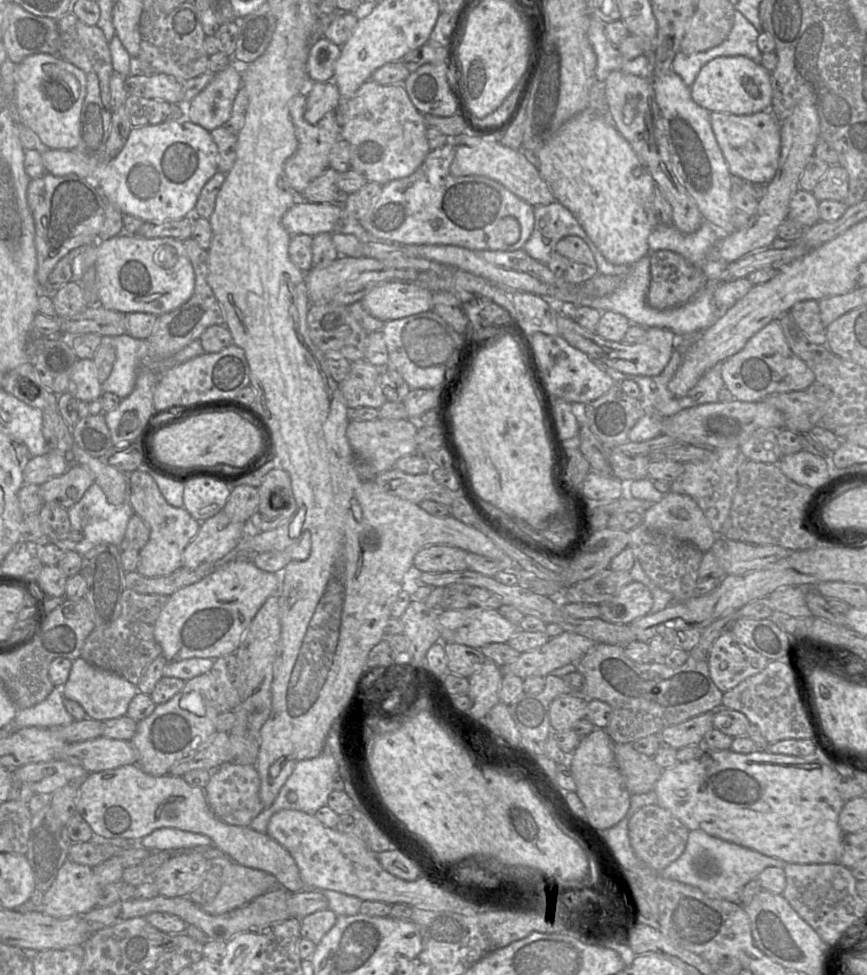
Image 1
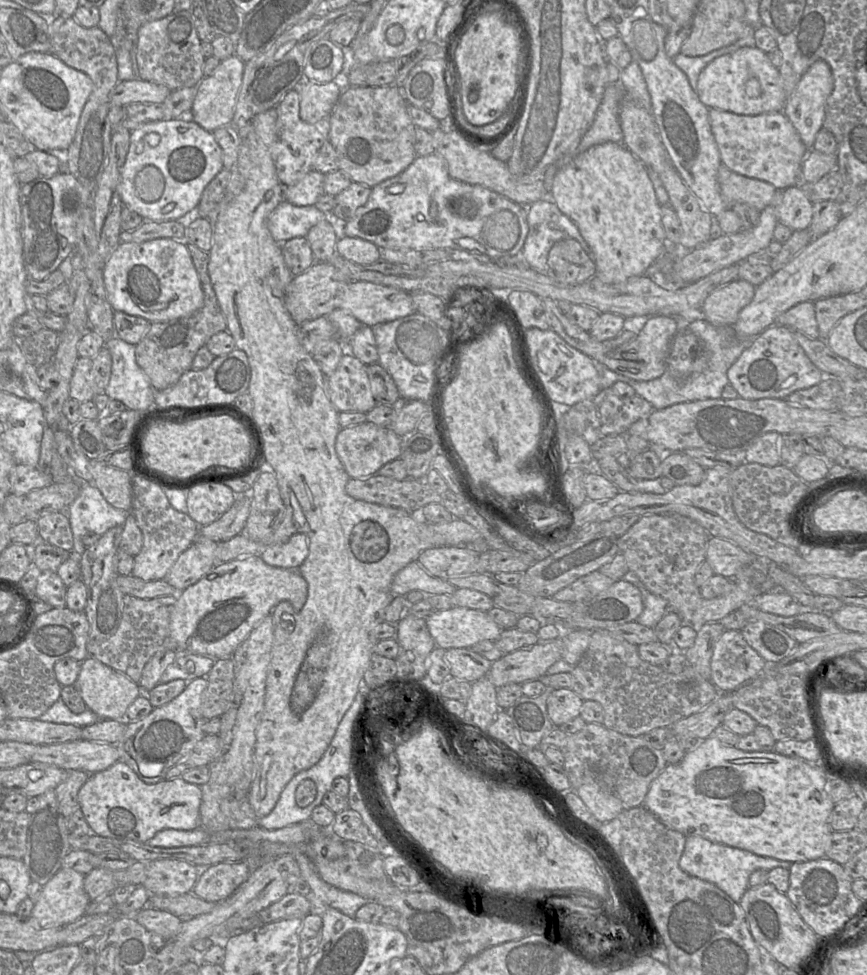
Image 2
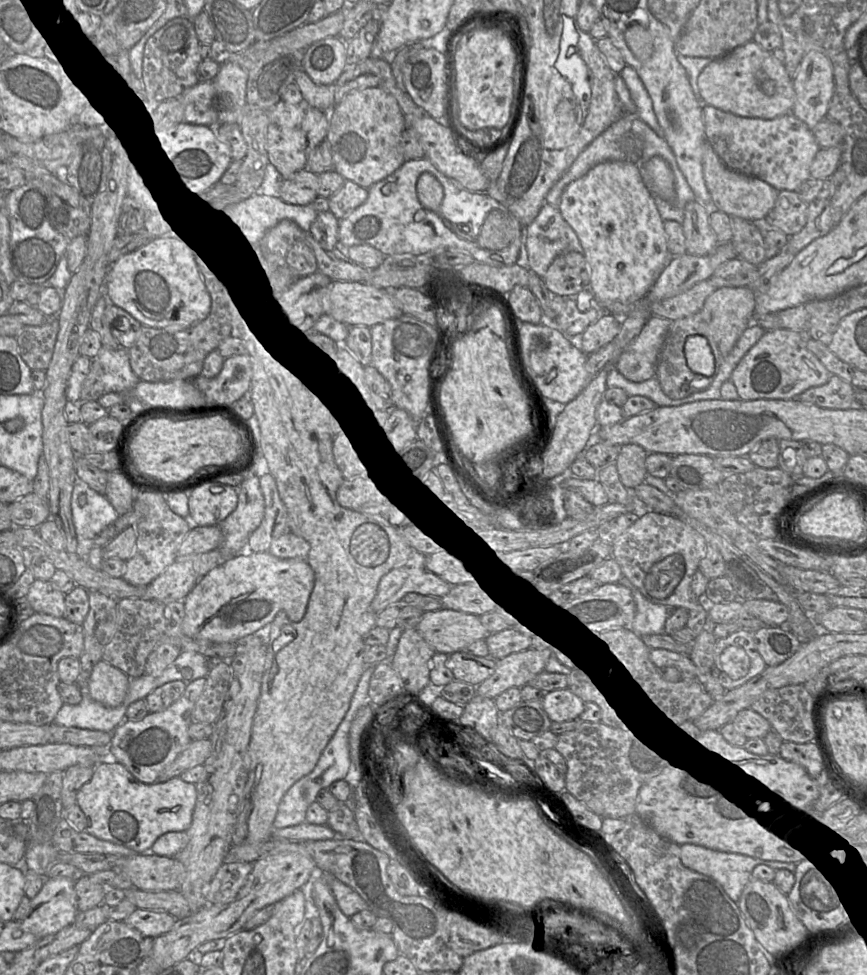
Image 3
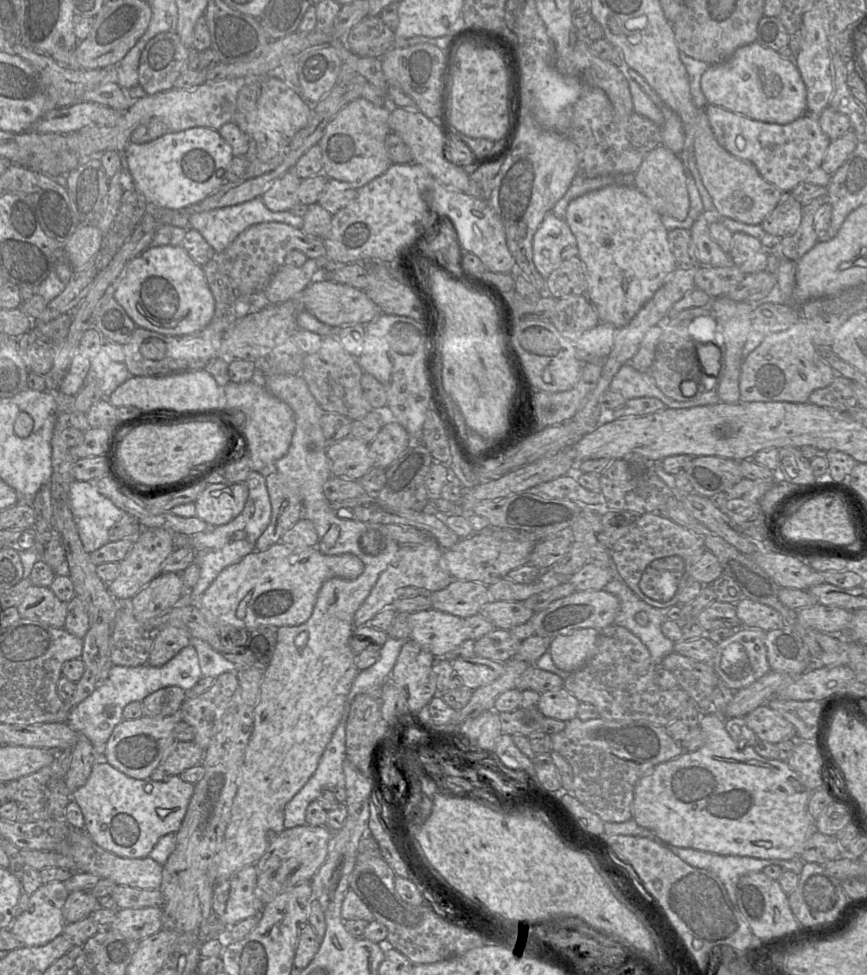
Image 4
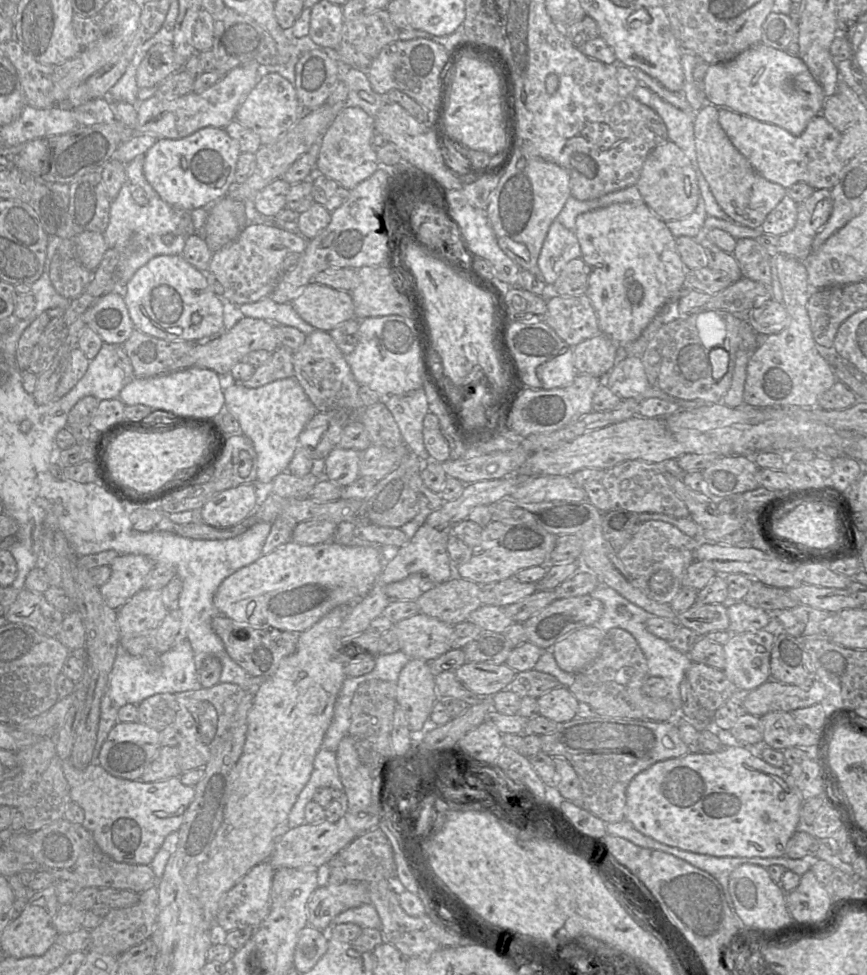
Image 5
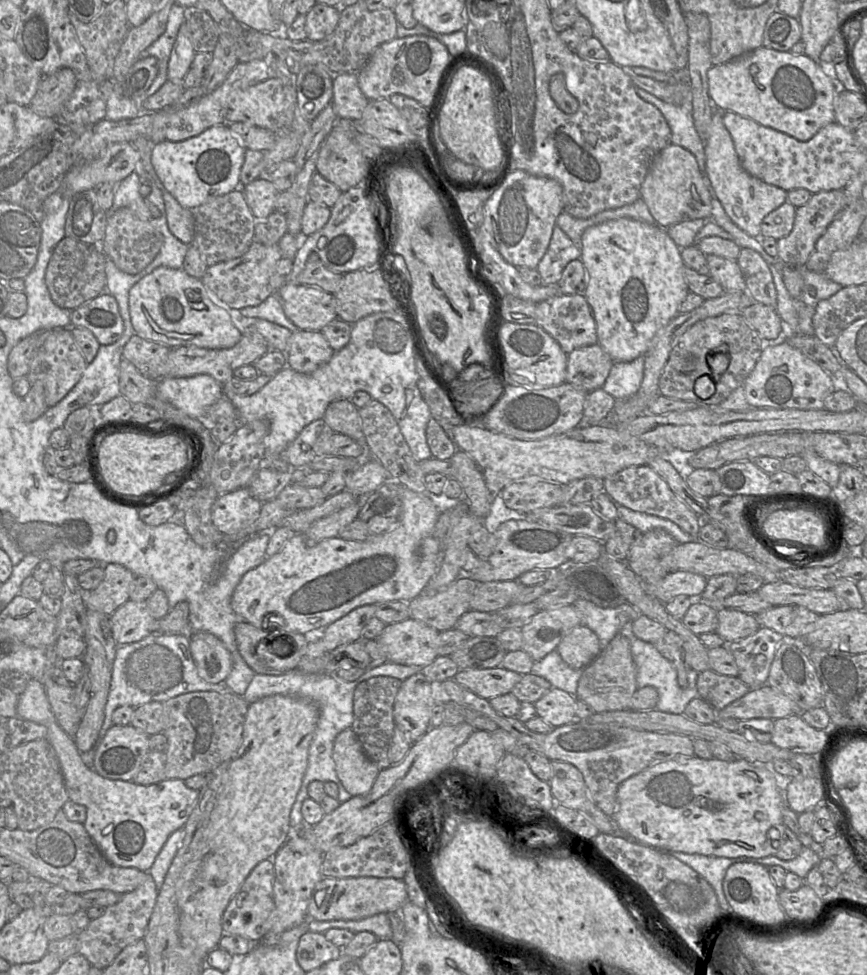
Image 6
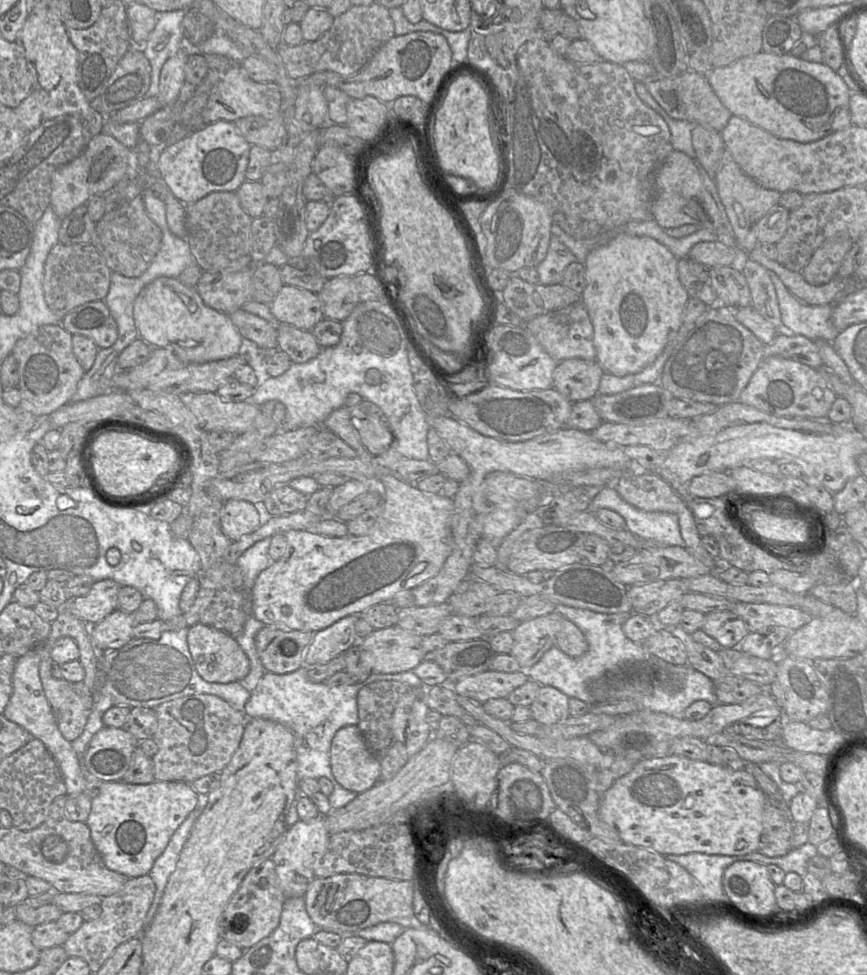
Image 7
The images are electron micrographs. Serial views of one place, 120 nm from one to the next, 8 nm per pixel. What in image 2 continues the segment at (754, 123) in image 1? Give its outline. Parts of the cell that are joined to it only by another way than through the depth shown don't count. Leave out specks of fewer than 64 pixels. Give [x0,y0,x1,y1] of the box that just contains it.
[709,108,809,190]

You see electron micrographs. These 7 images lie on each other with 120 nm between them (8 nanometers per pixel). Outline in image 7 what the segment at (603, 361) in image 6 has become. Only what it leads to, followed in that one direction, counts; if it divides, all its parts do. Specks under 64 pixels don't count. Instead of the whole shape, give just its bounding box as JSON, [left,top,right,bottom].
[553,359,604,403]

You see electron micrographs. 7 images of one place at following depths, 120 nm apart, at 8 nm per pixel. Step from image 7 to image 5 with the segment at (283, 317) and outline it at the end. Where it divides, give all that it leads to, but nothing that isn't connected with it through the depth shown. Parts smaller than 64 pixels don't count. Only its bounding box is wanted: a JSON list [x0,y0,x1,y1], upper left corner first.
[291,282,355,332]

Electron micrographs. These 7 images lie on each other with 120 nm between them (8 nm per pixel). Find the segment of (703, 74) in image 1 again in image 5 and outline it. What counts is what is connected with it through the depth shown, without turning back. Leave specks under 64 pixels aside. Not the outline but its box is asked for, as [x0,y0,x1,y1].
[703,43,826,136]

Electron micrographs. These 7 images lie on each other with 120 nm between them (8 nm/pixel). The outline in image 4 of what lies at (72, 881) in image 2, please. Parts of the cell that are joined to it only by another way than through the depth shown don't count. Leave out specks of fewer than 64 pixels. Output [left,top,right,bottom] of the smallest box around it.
[9,881,69,946]

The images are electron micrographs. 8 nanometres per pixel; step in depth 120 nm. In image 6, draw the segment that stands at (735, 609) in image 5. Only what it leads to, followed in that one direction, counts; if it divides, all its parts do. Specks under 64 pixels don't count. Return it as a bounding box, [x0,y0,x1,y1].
[715,608,760,644]

